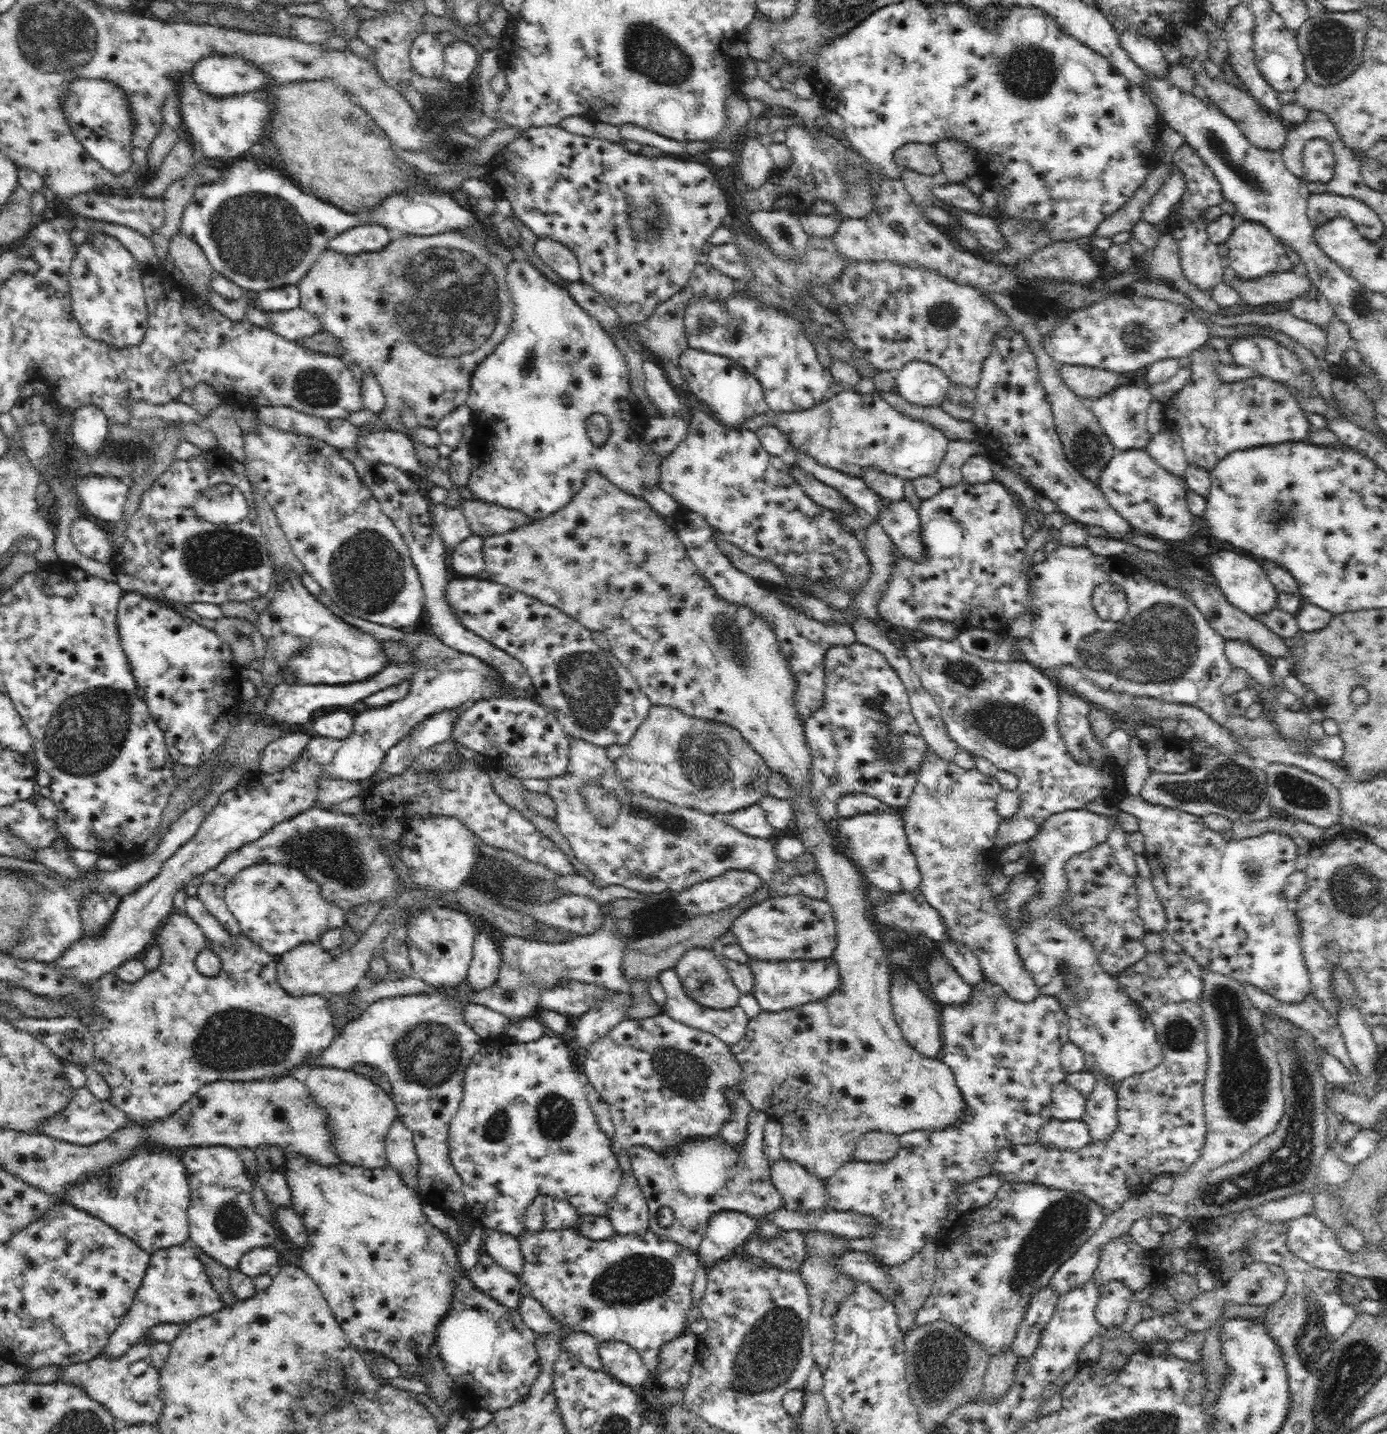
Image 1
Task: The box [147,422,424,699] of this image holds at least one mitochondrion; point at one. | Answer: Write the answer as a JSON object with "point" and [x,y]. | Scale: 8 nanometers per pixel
{"point":[367,573]}

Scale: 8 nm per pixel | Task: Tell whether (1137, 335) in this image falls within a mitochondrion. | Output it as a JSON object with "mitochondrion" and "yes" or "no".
{"mitochondrion":"yes"}

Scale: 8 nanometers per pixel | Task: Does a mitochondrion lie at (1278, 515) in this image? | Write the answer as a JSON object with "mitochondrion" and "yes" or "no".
{"mitochondrion":"yes"}

